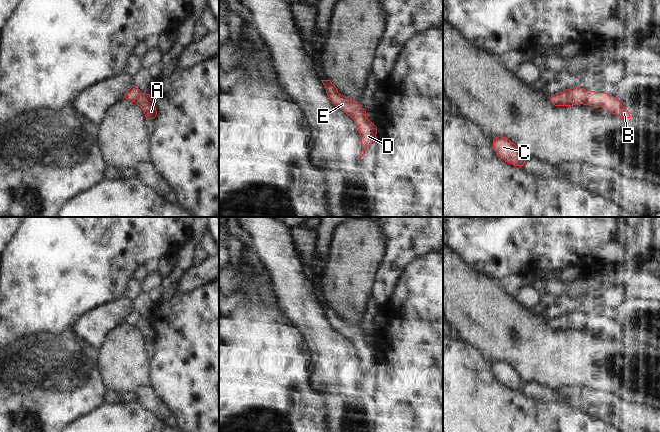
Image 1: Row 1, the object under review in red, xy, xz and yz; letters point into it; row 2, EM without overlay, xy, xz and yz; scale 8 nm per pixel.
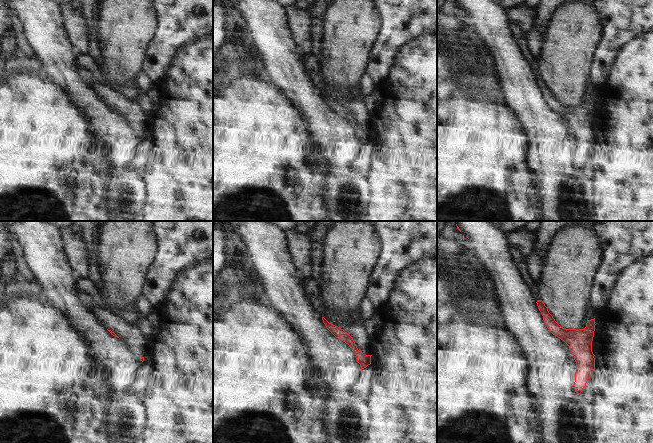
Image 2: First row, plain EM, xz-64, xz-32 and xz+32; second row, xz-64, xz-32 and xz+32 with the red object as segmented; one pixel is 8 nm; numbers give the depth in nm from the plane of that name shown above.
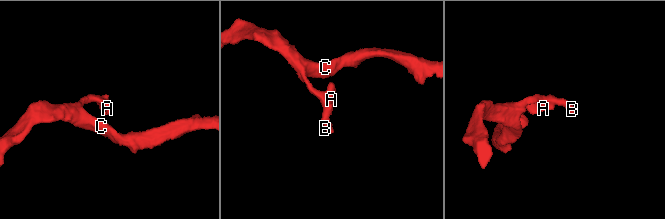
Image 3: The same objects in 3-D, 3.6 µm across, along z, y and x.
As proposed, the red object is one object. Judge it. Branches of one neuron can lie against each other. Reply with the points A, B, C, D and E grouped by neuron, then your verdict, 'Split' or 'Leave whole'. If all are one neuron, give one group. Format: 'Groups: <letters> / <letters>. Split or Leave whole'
Groups: A B C D E. Leave whole

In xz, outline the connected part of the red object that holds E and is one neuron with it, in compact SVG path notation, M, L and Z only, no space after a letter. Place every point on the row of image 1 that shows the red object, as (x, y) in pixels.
M330 80L321 81L325 86L326 93L332 103L350 116L357 124L357 127L359 128L361 144L363 147L359 155L359 158L361 158L367 147L372 142L376 141L377 127L366 117L366 111L357 101L348 99L341 95Z

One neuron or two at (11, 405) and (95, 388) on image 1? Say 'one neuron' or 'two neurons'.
one neuron

